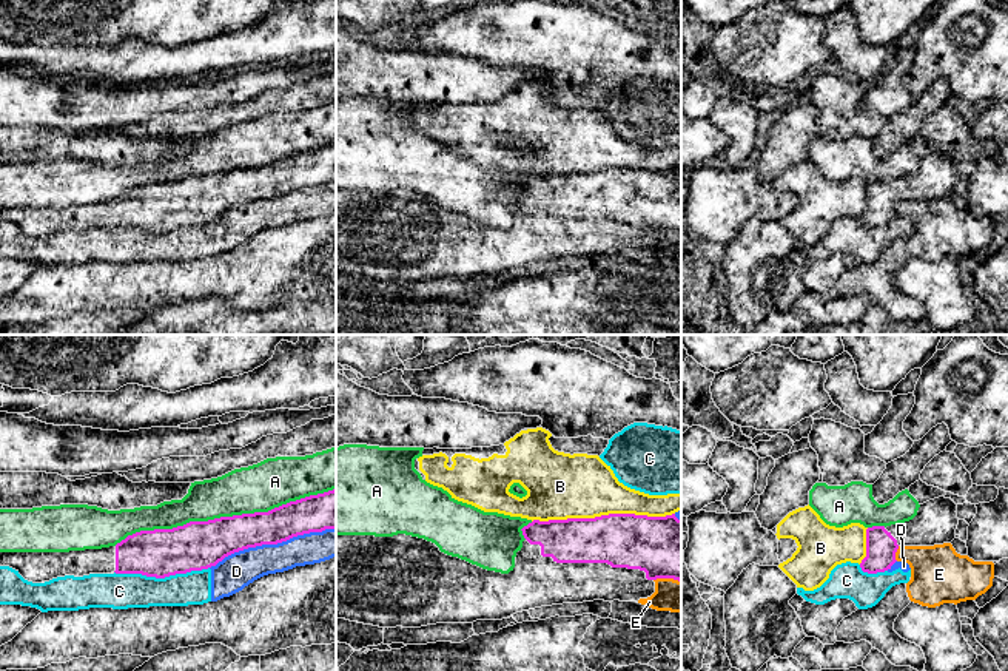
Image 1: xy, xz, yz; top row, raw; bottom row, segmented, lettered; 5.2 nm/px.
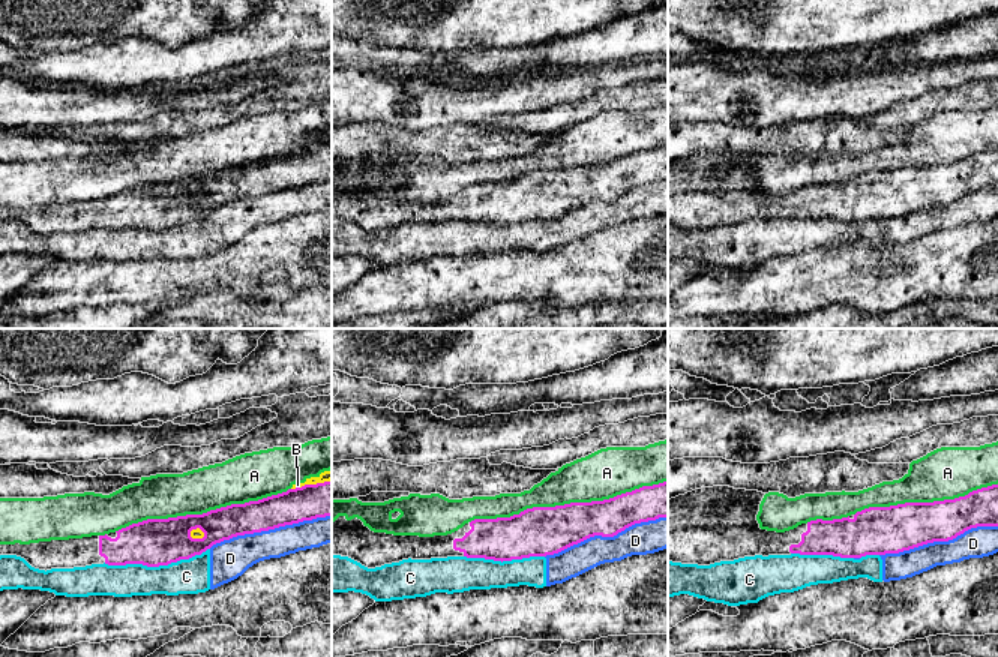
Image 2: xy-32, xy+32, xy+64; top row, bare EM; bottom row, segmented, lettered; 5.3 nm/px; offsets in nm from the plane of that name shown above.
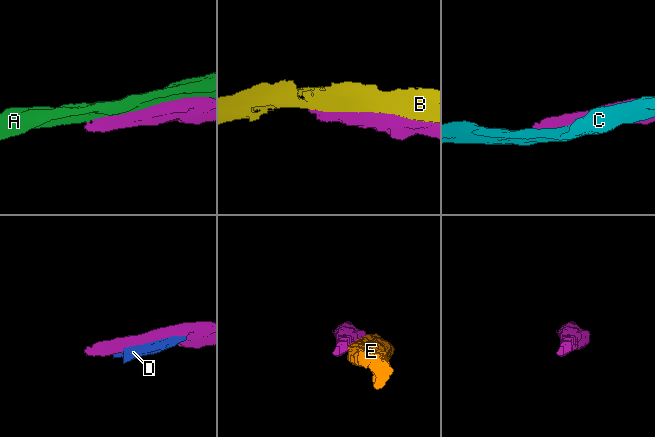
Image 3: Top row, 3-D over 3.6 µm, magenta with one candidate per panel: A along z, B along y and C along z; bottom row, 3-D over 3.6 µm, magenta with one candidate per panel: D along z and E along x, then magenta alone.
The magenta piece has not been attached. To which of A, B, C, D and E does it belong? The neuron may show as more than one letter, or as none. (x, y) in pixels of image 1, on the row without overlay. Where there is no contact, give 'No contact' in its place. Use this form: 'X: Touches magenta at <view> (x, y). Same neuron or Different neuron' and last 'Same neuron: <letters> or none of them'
A: Touches magenta at xy (224, 171). Different neuron
B: Touches magenta at xz (603, 170). Different neuron
C: Touches magenta at xy (161, 232). Different neuron
D: Touches magenta at xy (272, 198). Different neuron
E: Touches magenta at yz (894, 209). Different neuron
Same neuron: none of them

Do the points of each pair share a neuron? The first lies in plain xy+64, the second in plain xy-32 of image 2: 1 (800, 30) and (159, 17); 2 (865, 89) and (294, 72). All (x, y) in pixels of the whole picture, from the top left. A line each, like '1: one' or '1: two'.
1: one
2: two

